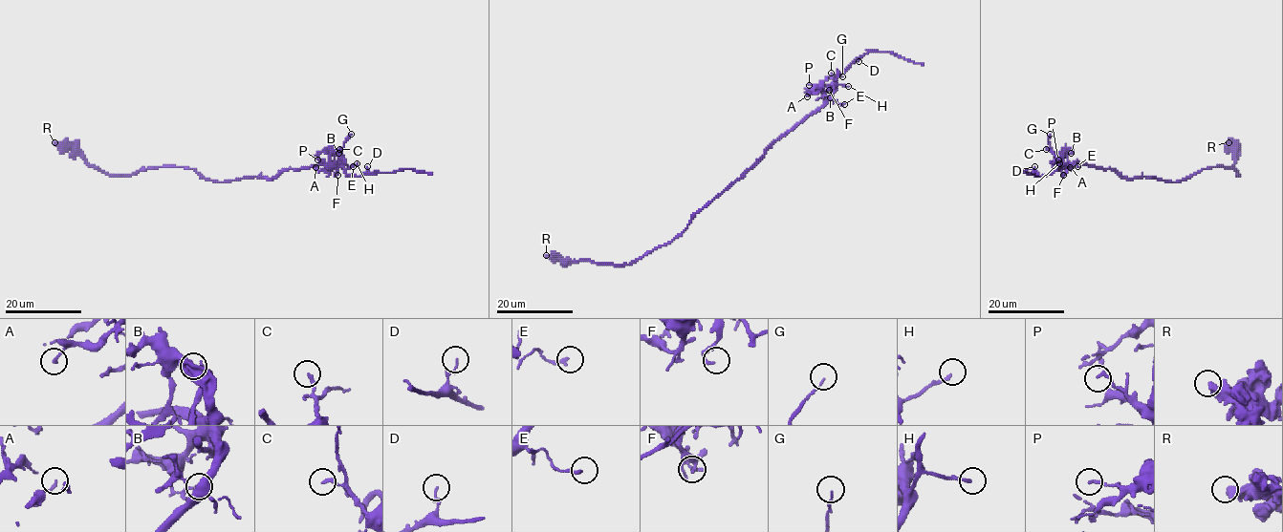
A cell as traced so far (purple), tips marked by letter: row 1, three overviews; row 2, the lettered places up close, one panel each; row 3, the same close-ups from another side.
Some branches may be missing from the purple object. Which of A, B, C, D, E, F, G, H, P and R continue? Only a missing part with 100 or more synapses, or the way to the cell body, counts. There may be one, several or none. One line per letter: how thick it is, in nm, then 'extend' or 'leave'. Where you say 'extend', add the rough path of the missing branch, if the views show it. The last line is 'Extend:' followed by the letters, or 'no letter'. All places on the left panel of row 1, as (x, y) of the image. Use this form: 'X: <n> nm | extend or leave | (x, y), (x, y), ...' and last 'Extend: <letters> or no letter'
A: 110 nm | leave
B: 110 nm | leave
C: 180 nm | leave
D: 110 nm | leave
E: 190 nm | leave
F: 160 nm | leave
G: 70 nm | leave
H: 150 nm | leave
P: 150 nm | leave
R: 320 nm | leave
Extend: no letter

